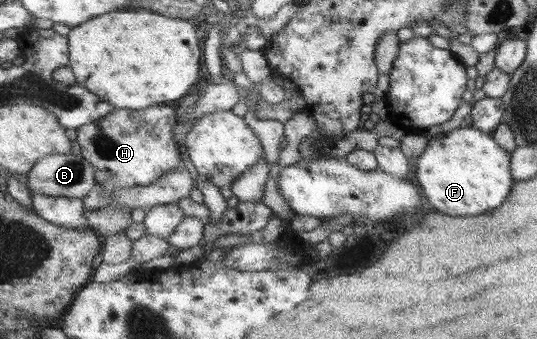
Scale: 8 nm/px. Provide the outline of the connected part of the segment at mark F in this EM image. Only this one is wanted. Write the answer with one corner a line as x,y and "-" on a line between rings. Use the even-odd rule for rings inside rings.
463,125
452,132
440,133
437,138
431,140
425,153
417,159
416,175
425,195
431,197
433,205
439,211
455,217
475,217
491,209
499,209
509,199
513,185
517,182
513,171
513,155
513,152
505,149
497,141
494,134
481,131
474,125

